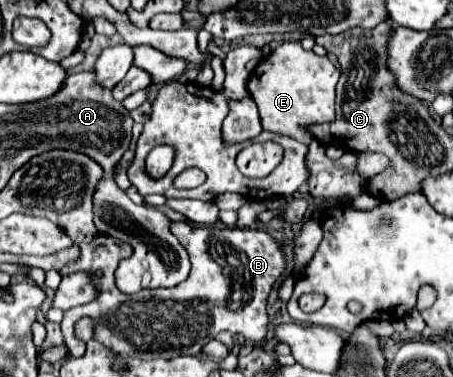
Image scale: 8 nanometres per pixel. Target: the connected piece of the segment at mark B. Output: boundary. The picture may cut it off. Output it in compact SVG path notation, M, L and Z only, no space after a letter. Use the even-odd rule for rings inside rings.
M182 221L172 223L170 229L186 247L192 261L188 279L170 289L144 289L136 295L124 295L114 285L114 271L120 259L132 255L132 247L106 235L98 235L92 243L80 245L74 273L94 273L100 269L104 277L98 281L102 293L96 301L74 307L64 315L62 333L72 357L84 355L84 345L80 347L74 335L74 325L84 315L96 321L94 339L120 359L172 359L176 355L198 355L220 331L242 333L256 343L264 341L268 331L266 301L286 267L286 257L278 241L260 229L230 229L226 225L194 225ZM210 247L216 247L216 261L210 255Z

